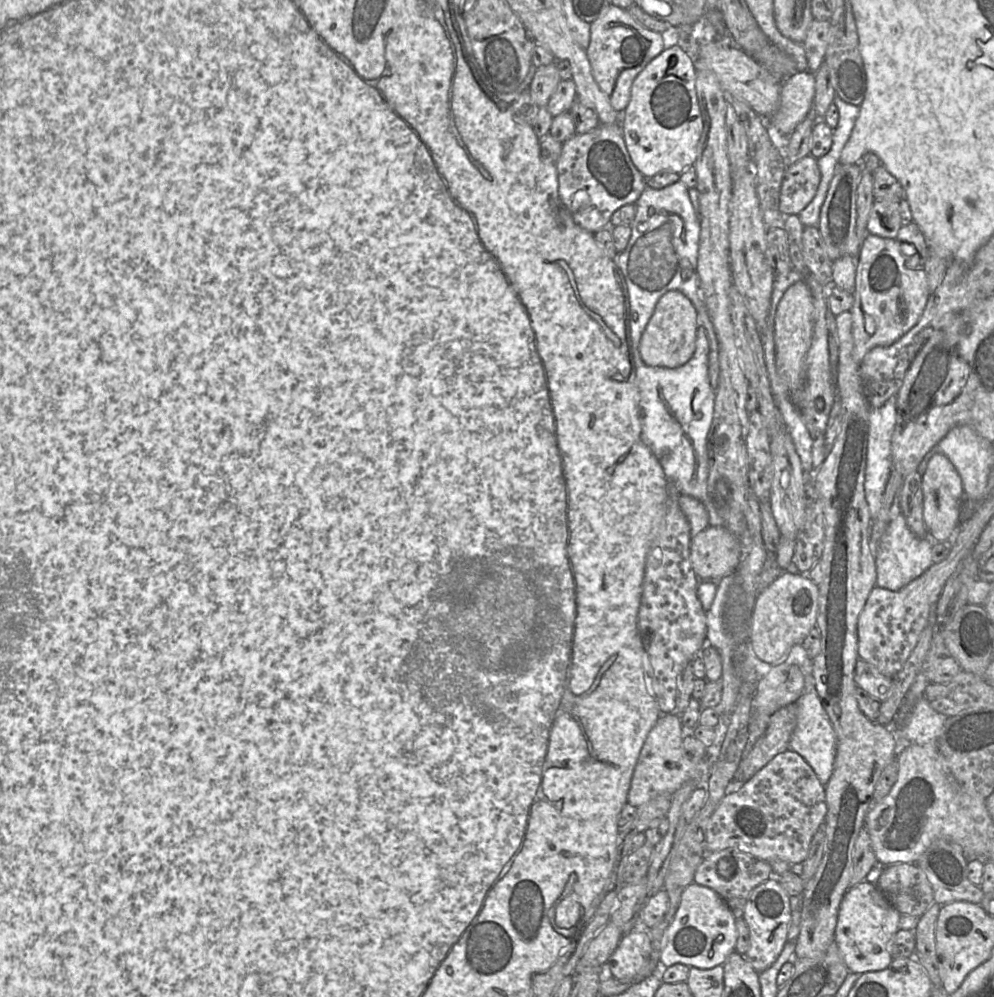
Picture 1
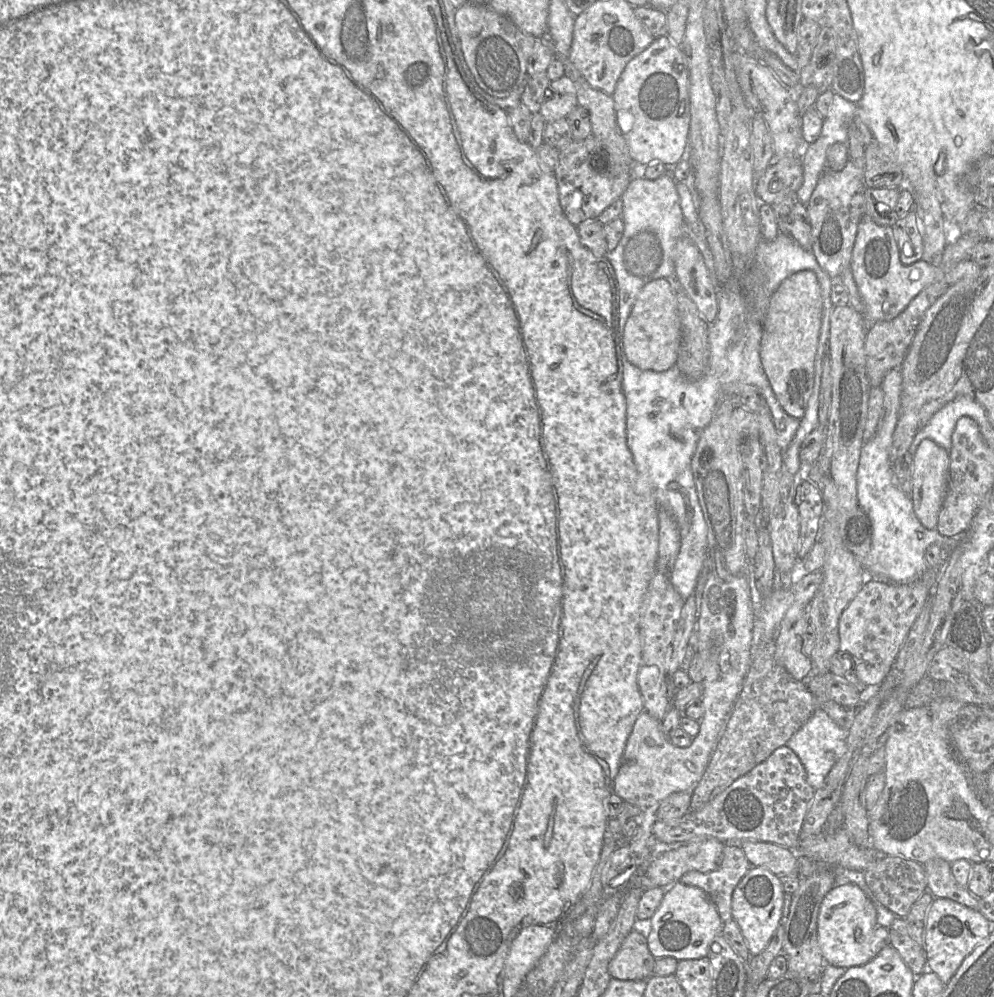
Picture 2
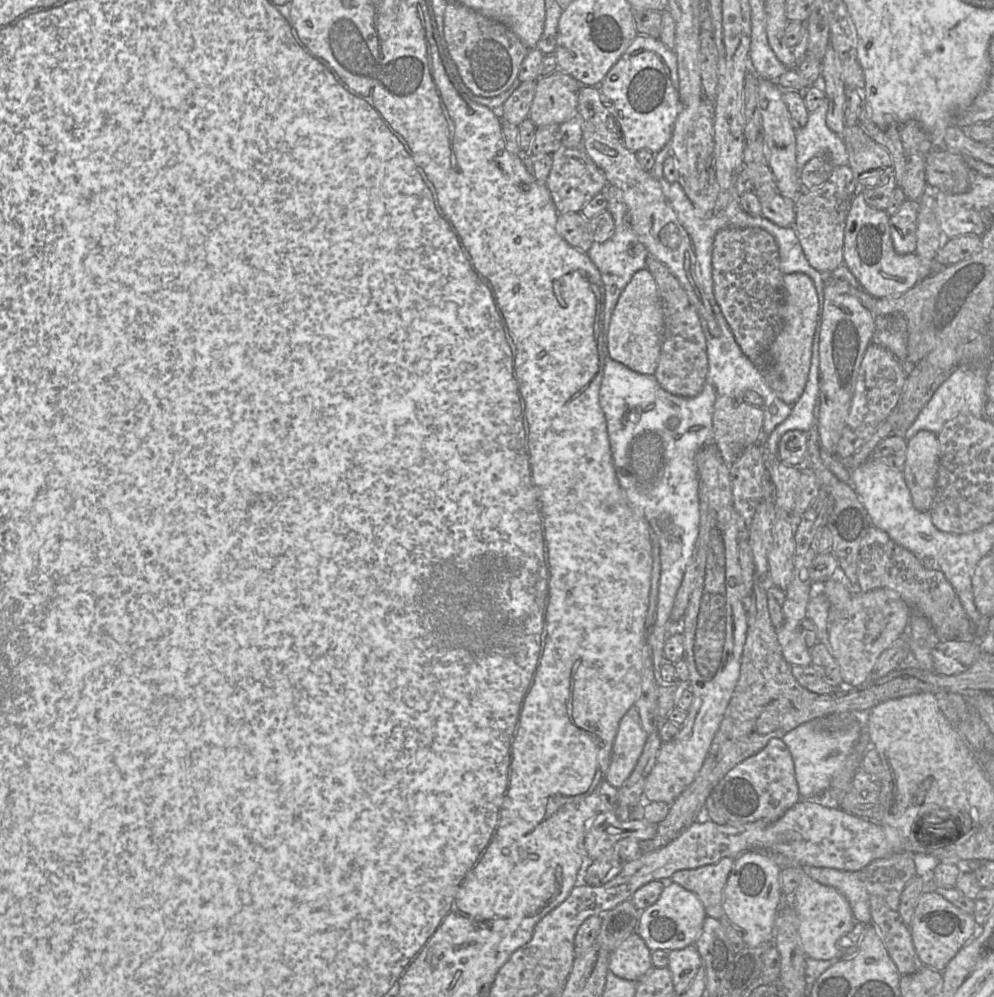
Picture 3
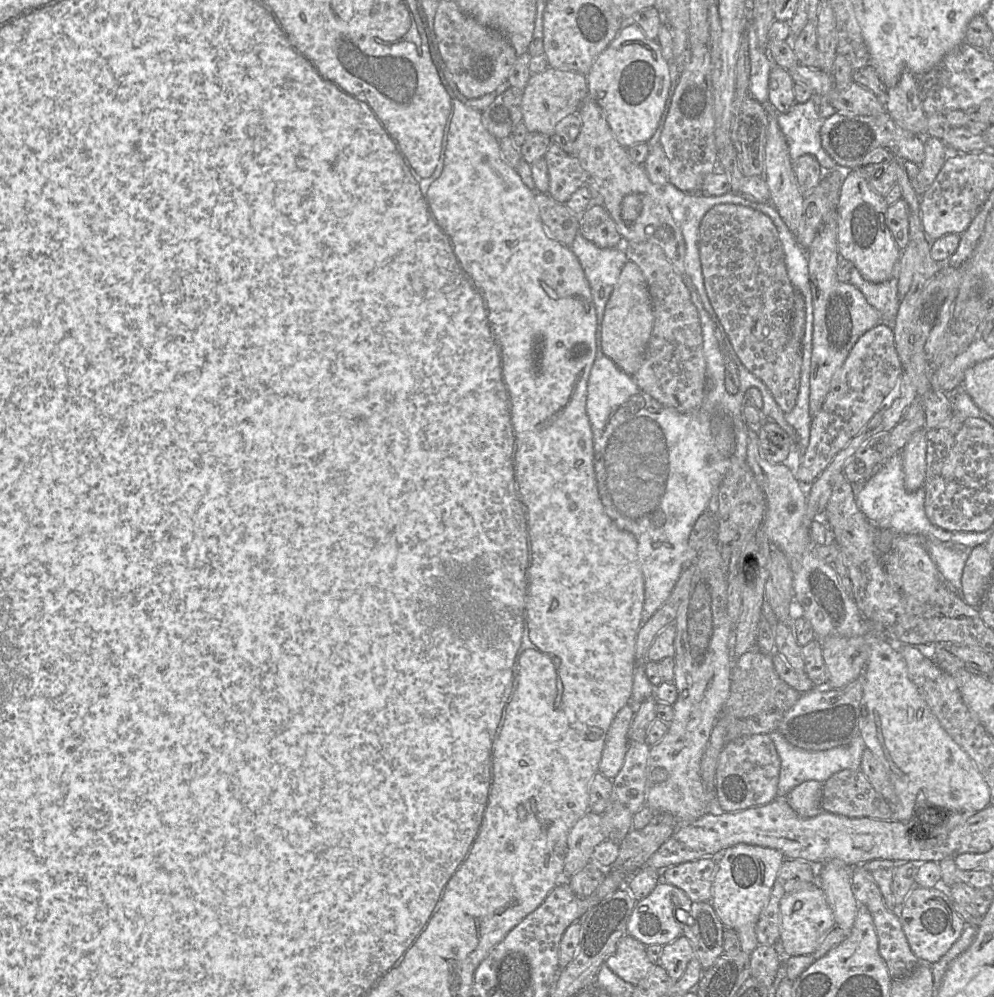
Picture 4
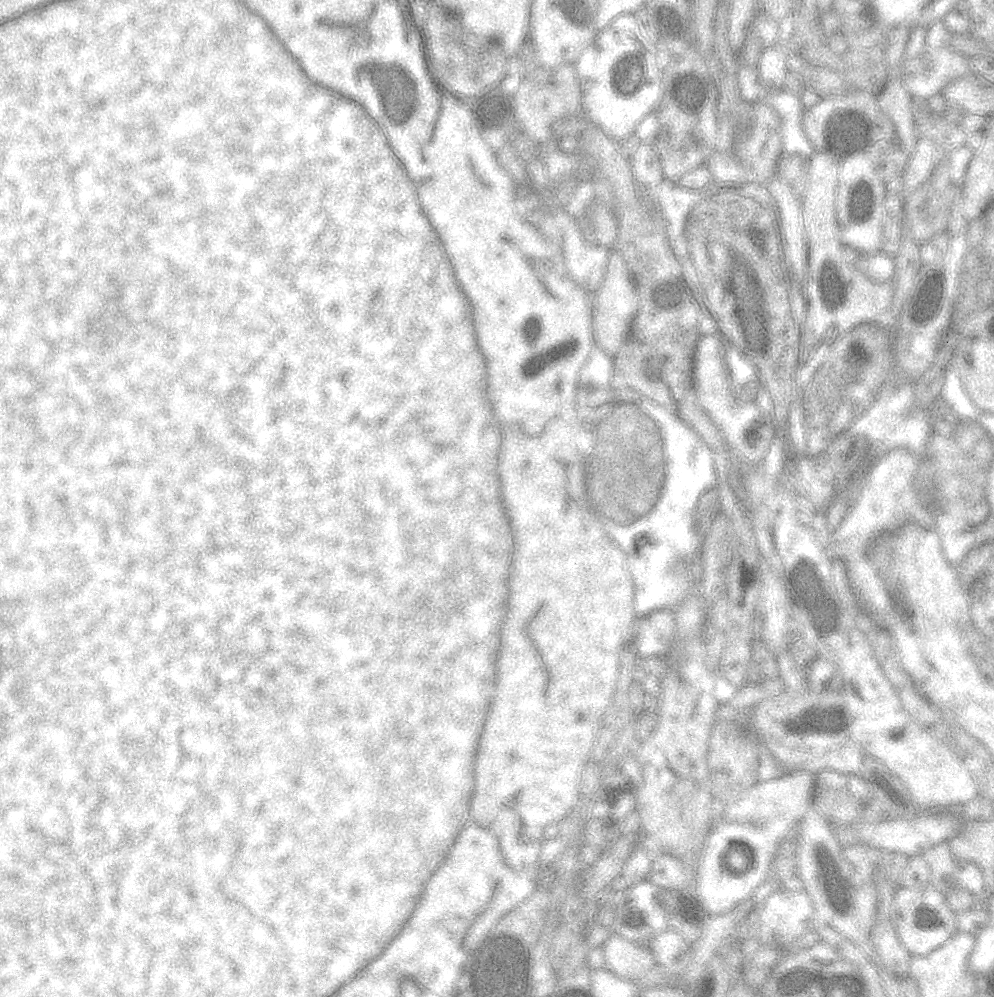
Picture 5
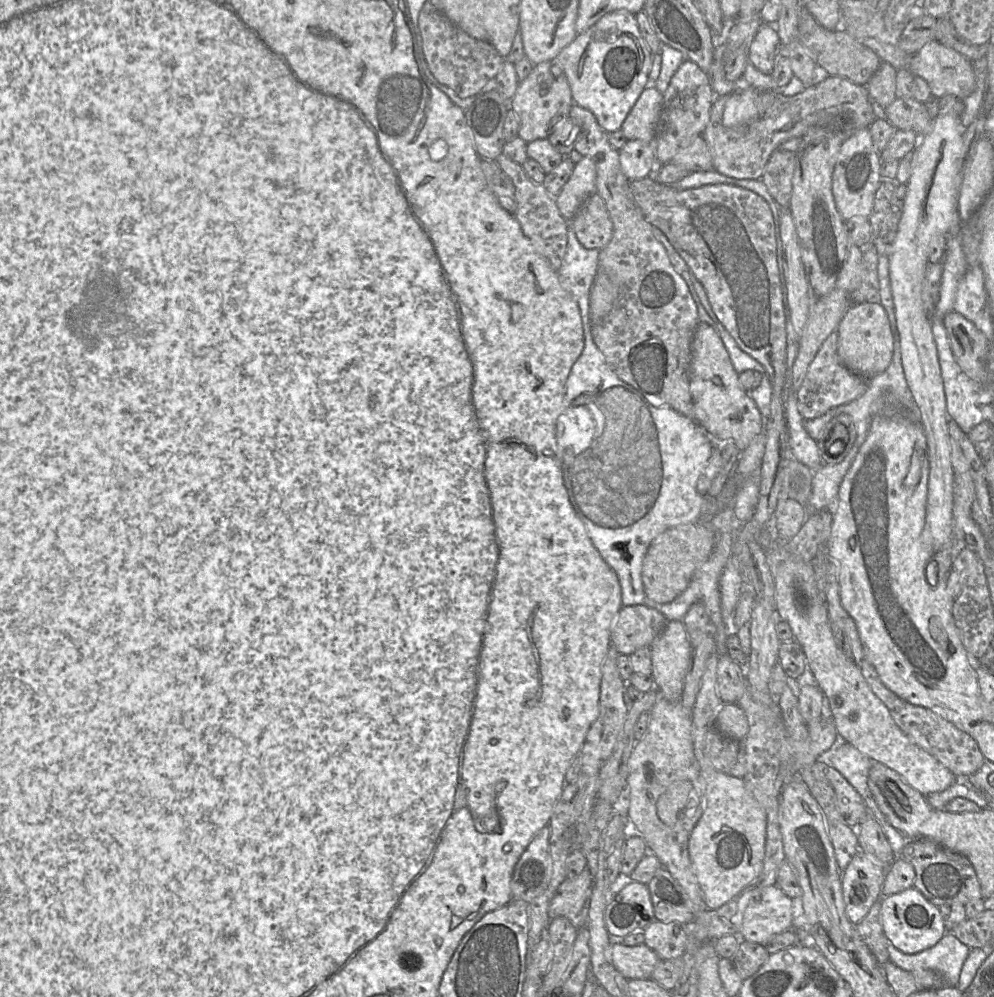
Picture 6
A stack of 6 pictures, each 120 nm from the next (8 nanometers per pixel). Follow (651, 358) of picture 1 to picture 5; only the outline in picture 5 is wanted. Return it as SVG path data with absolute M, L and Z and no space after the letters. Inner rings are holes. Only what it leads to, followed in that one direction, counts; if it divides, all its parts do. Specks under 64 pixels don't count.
M611 251L607 272L594 306L594 336L599 347L611 358L618 353L629 333L637 303L637 292L631 272L621 255Z

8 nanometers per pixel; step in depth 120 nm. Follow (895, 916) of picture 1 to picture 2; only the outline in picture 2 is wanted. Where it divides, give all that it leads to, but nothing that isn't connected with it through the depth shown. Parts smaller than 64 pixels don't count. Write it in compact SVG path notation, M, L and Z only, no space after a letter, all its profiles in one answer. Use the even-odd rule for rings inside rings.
M835 885L823 899L817 921L818 942L826 964L848 969L868 963L874 957L870 941L877 926L876 908L857 885Z

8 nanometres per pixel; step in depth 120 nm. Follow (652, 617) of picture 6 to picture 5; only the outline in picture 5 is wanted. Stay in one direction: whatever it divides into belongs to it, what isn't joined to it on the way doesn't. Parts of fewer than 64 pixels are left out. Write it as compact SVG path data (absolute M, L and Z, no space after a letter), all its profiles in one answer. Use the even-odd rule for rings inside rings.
M658 609L634 622L633 645L637 656L667 656L675 640L676 619L673 609Z

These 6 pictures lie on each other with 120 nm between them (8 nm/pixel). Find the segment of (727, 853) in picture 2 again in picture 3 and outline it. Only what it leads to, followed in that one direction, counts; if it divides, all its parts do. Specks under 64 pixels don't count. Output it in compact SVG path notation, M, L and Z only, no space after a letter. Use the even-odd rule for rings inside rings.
M725 857L715 864L696 869L680 870L670 878L672 882L697 895L708 917L720 920L723 890L735 857Z

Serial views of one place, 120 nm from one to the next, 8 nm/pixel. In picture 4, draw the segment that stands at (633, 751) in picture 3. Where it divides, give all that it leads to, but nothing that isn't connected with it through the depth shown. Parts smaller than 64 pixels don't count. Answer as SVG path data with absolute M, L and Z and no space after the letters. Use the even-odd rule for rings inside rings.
M627 704L614 718L599 763L599 772L608 779L619 773L629 747L628 732L635 714L635 706Z

